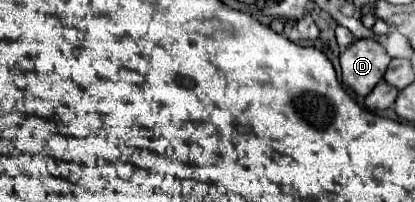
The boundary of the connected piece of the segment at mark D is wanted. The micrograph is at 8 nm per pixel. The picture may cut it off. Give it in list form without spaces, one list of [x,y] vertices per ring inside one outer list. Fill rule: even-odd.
[[[356,40],[340,54],[342,82],[364,98],[384,78],[388,64],[390,56],[380,42]]]

